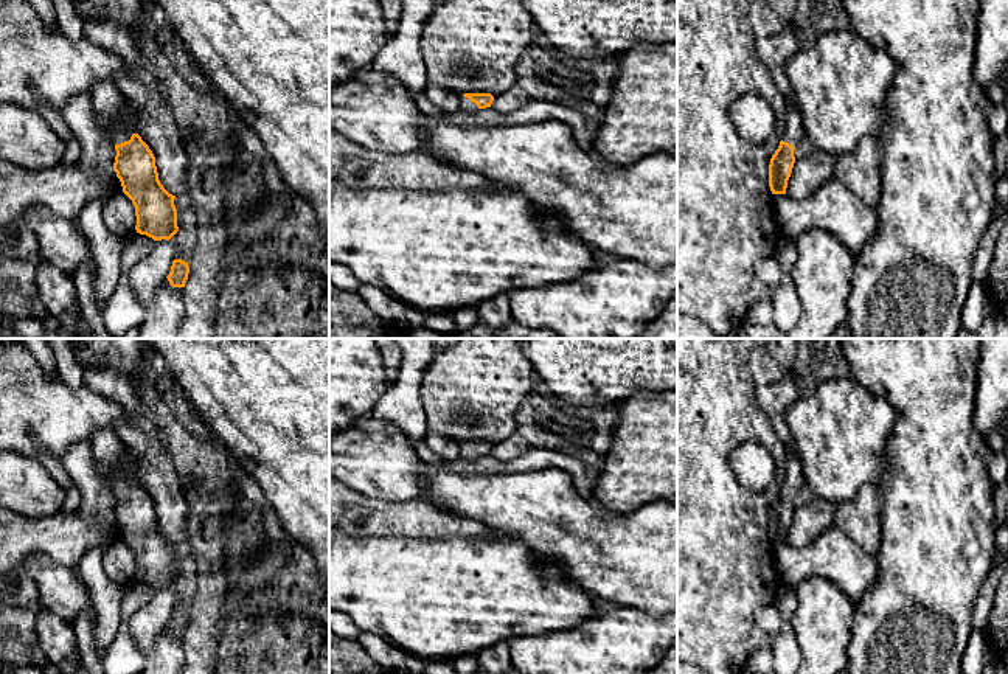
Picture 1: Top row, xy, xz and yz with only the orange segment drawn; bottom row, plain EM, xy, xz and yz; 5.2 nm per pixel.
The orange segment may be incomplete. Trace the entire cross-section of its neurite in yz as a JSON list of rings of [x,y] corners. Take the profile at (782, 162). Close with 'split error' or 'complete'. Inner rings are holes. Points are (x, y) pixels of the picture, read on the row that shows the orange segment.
[[[795,98],[784,99],[787,106],[786,130],[769,165],[769,186],[772,194],[786,194],[787,180],[795,163],[794,151],[798,141],[805,137],[801,110]]]; split error

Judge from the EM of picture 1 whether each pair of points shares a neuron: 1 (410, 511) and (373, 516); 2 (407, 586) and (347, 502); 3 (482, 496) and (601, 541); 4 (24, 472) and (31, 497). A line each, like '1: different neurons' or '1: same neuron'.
1: same neuron
2: different neurons
3: same neuron
4: same neuron

